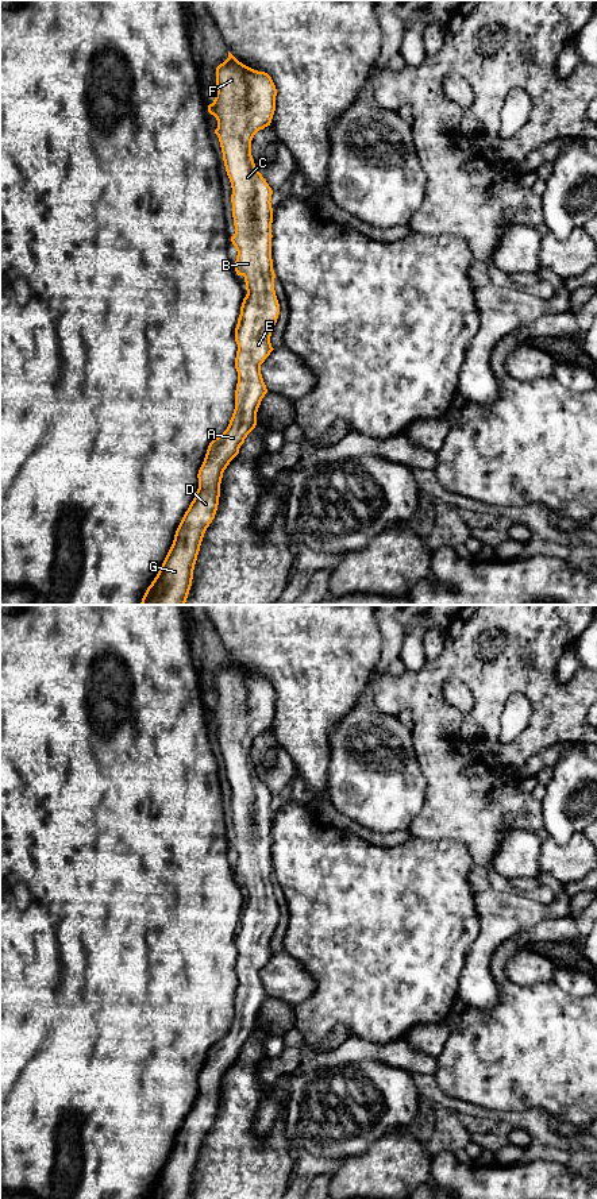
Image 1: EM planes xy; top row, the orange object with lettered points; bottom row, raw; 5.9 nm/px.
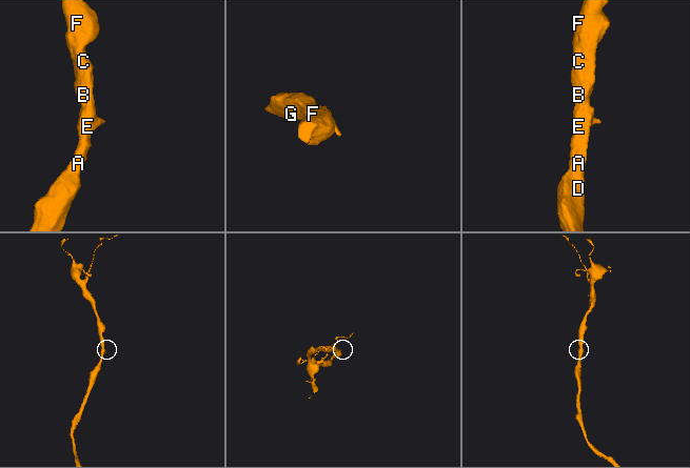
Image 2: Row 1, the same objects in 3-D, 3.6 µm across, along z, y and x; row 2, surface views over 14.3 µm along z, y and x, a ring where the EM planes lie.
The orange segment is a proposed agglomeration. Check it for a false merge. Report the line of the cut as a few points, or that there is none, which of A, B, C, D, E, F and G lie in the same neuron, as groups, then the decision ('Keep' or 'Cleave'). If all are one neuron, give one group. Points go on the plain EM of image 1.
No split. Groups: A B C D E F G. Keep

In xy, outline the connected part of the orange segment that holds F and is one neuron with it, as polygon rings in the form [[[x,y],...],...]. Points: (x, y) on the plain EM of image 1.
[[[230,656],[228,663],[216,672],[216,693],[217,698],[213,708],[208,710],[208,717],[217,725],[215,739],[220,747],[226,776],[232,793],[231,807],[235,838],[231,841],[231,847],[238,856],[234,872],[238,880],[244,882],[247,895],[235,933],[235,947],[238,949],[235,1014],[227,1034],[208,1050],[197,1079],[199,1094],[196,1100],[176,1136],[173,1149],[157,1181],[145,1199],[189,1199],[204,1138],[217,1115],[223,1077],[239,1059],[247,1040],[255,1033],[258,1013],[267,998],[261,979],[261,969],[274,955],[270,941],[280,920],[271,864],[273,813],[270,806],[273,795],[257,775],[251,760],[254,740],[271,728],[277,694],[267,678],[243,670]]]

